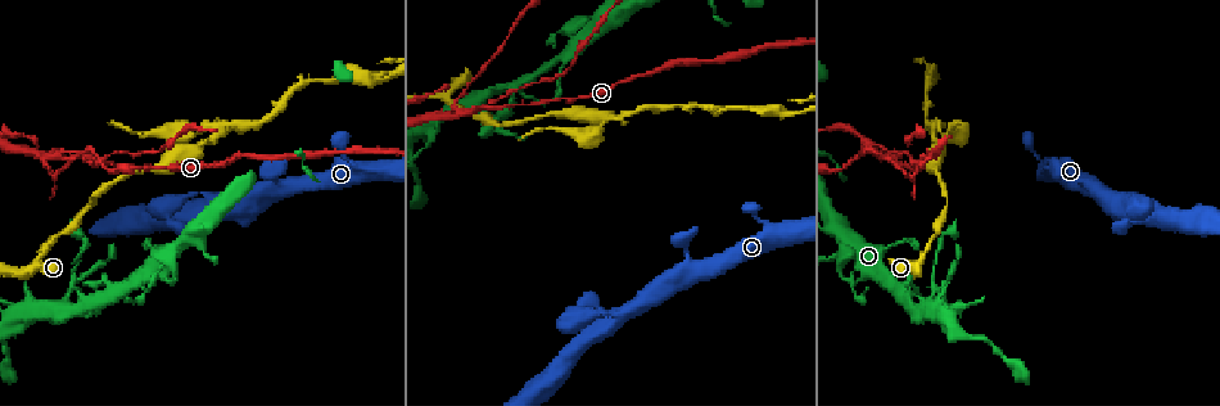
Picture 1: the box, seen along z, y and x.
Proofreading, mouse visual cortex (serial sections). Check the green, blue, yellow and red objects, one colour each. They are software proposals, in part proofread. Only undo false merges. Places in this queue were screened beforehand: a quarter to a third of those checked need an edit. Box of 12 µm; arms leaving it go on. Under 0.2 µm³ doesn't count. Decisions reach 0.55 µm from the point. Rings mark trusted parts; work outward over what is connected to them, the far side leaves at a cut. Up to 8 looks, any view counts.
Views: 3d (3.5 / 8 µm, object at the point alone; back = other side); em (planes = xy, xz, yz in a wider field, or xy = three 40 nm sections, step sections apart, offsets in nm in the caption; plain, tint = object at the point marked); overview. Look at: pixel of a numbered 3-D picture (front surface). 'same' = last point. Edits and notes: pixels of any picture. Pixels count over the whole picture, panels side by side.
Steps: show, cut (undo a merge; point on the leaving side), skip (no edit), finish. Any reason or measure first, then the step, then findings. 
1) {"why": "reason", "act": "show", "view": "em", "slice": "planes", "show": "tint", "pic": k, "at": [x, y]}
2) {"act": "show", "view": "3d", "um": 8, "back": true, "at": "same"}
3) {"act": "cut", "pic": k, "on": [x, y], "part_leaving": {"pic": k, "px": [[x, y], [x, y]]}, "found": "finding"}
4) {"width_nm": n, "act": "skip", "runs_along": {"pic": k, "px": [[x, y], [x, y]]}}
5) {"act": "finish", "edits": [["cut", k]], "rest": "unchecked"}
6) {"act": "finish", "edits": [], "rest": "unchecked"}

{"why": "three arms meet", "act": "show", "view": "3d", "um": 8, "back": true, "pic": 1, "at": [219, 130]}

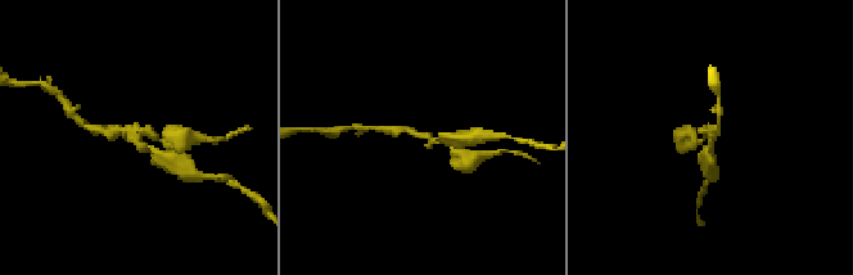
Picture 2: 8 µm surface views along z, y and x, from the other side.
{"arms": 3, "arm_widths_nm": [100, 200, 250], "act": "show", "view": "em", "slice": "xy", "step": 5, "show": "tint", "pic": 2, "at": [135, 136]}

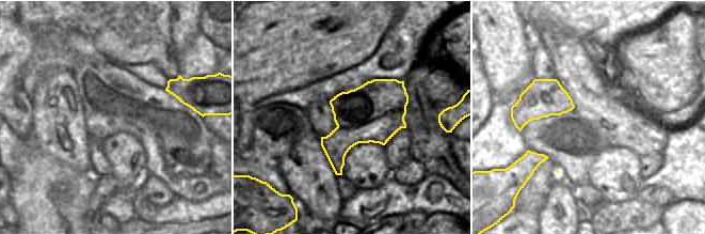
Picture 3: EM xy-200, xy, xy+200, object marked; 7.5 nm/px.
{"act": "skip", "runs_along": {"pic": 2, "px": [[163, 156], [129, 130], [102, 130]]}, "found": "continuous, no second cell"}

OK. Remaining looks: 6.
{"why": "abrupt turn", "act": "show", "view": "3d", "um": 3.5, "pic": 1, "at": [468, 110]}

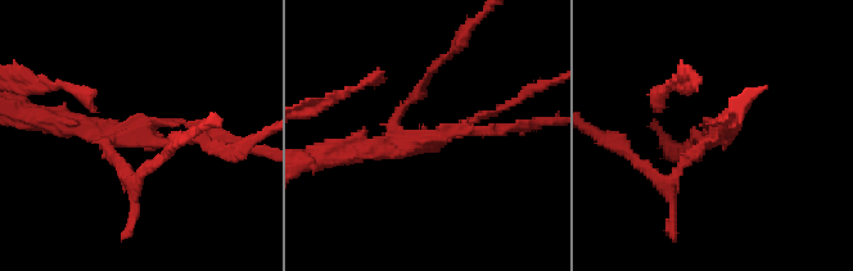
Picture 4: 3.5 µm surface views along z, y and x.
{"arms": 4, "arm_widths_nm": [100, 150, 150, 200], "act": "show", "view": "em", "slice": "xy", "step": 2, "show": "tint", "pic": 4, "at": [434, 137]}

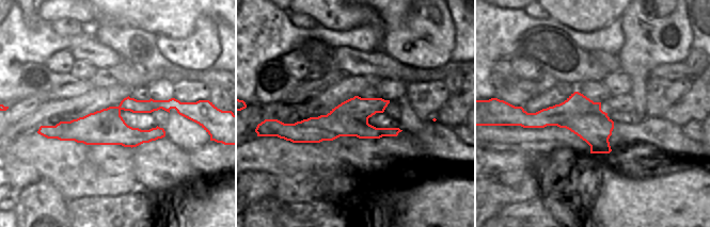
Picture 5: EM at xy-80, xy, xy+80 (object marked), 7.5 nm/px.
{"act": "cut", "pic": 4, "on": [102, 123], "part_leaving": {"pic": 4, "px": [[145, 135], [197, 135], [217, 150], [252, 139]]}, "found": "a second cell is stuck on"}

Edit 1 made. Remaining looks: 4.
{"act": "show", "view": "overview"}

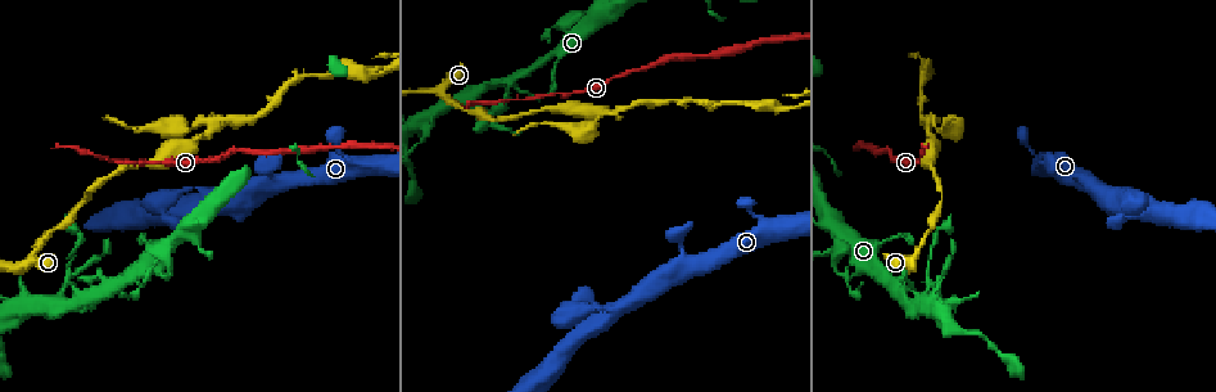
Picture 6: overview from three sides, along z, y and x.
{"why": "abrupt turn", "act": "show", "view": "3d", "um": 3.5, "pic": 6, "at": [1117, 221]}

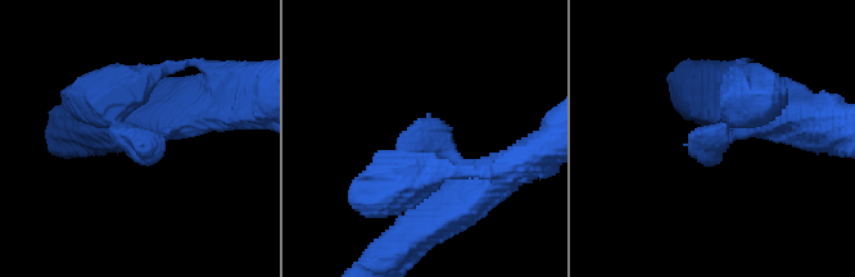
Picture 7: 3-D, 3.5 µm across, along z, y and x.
{"why": "shape alone is not enough", "act": "show", "view": "em", "slice": "planes", "show": "plain", "pic": 7, "at": [712, 143]}

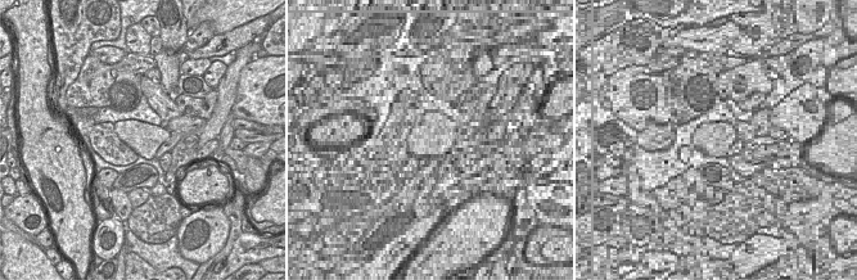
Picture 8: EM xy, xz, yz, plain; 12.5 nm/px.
{"act": "show", "view": "em", "slice": "planes", "show": "tint", "at": "same"}

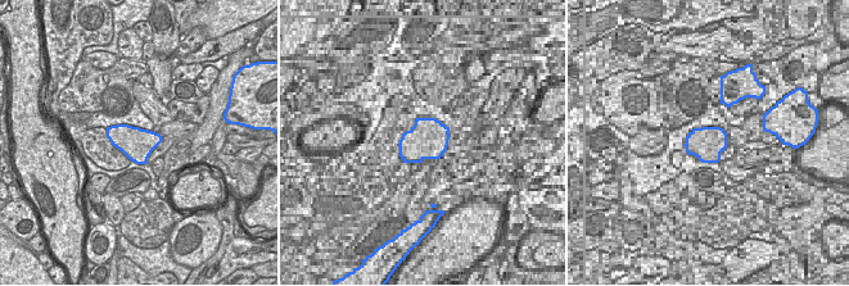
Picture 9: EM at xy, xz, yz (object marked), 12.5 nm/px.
{"act": "skip", "runs_along": {"pic": 7, "px": [[198, 108], [118, 83]]}, "found": "all the same cell"}

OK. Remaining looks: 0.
{"act": "finish", "edits": [["cut", 4]], "rest": "unchecked"}

